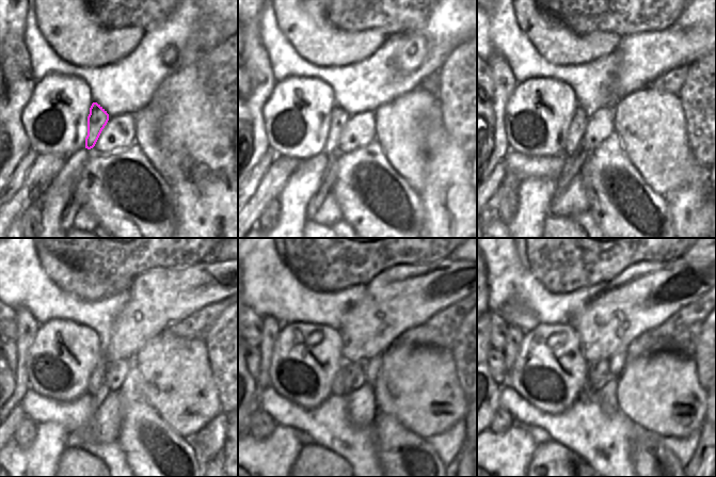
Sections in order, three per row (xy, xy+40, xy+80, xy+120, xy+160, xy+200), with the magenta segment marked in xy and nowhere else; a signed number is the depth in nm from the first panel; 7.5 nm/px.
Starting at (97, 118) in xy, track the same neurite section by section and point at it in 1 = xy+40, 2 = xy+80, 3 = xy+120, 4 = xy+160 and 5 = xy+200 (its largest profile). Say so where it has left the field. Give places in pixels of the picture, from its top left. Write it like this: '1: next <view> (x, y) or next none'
1: next xy+40 (339, 116)
2: next xy+80 (578, 124)
3: next xy+120 (98, 378)
4: next xy+160 (340, 386)
5: next xy+200 (586, 393)

